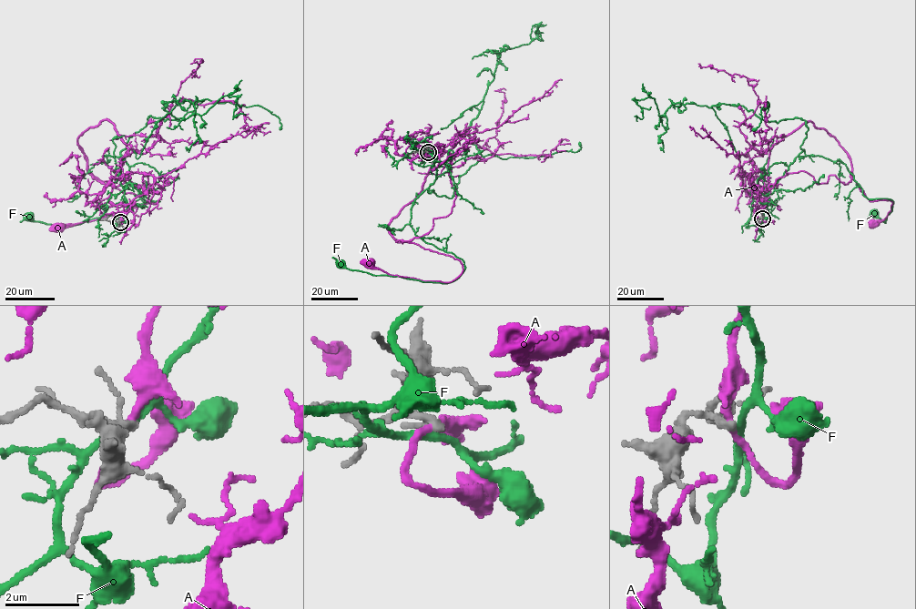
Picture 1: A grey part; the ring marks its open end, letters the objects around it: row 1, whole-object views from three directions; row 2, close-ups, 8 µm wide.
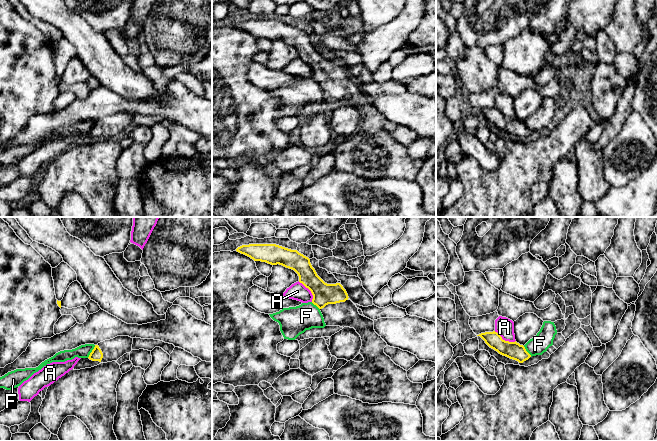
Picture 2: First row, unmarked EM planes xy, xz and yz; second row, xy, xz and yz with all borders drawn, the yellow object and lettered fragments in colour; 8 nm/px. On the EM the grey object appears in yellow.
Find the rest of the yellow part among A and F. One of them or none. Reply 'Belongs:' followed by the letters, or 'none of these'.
Belongs: none of these

